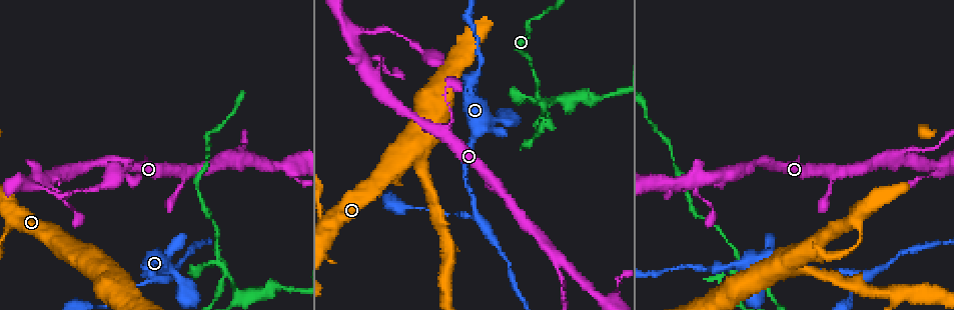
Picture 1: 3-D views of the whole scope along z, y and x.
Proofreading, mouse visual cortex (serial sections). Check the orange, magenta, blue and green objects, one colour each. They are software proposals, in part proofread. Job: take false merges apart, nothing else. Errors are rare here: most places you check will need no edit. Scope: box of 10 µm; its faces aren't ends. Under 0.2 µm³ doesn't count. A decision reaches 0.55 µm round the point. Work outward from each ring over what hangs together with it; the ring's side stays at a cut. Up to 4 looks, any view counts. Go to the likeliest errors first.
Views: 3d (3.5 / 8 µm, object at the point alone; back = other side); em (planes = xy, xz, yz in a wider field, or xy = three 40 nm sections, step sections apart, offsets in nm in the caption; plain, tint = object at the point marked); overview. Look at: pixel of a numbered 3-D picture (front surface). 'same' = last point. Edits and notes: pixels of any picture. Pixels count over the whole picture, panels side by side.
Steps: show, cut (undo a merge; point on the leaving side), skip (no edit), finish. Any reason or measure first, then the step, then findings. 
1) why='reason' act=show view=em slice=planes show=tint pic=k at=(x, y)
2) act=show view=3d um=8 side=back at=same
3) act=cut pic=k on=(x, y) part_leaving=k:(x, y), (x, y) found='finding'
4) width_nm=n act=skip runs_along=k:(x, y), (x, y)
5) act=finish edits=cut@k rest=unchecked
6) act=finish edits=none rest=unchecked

why='a narrow waist' act=show view=3d um=8 pic=1 at=(543, 105)

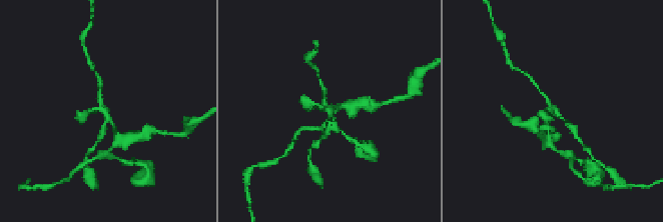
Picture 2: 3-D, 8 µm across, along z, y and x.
act=show view=em slice=xy step=2 show=tint at=same

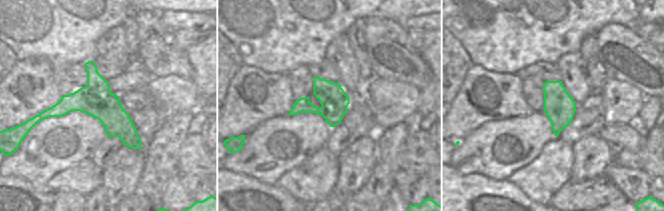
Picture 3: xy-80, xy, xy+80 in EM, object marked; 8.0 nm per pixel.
act=cut pic=2 on=(548, 129) border=3:(85, 86), (92, 95), (114, 94) found='a second cell is stuck on'

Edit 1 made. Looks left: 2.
why='side arm on a straight run' act=show view=3d um=3.5 side=back pic=1 at=(898, 160)

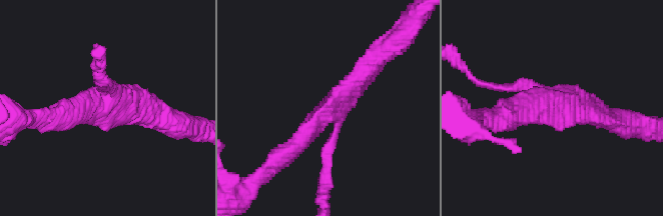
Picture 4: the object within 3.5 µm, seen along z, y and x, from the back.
arms=3 arm_widths_nm=150,300,300 act=show view=em slice=xy step=3 show=tint pic=4 at=(553, 103)

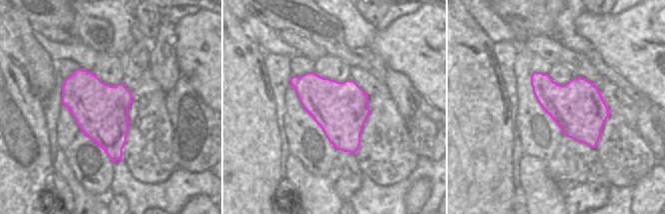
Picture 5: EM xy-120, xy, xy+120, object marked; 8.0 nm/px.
width_nm=440 act=skip runs_along=4:(375, 60), (285, 153) found='one cell here'

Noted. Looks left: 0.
act=finish edits=cut@2 rest=unchecked

